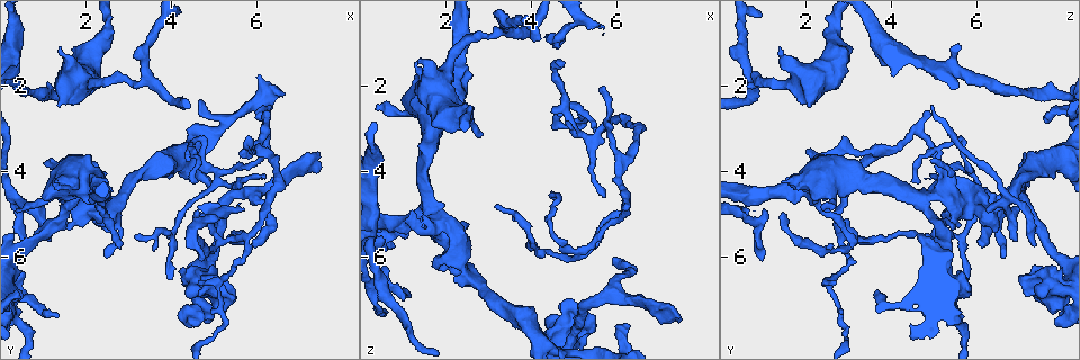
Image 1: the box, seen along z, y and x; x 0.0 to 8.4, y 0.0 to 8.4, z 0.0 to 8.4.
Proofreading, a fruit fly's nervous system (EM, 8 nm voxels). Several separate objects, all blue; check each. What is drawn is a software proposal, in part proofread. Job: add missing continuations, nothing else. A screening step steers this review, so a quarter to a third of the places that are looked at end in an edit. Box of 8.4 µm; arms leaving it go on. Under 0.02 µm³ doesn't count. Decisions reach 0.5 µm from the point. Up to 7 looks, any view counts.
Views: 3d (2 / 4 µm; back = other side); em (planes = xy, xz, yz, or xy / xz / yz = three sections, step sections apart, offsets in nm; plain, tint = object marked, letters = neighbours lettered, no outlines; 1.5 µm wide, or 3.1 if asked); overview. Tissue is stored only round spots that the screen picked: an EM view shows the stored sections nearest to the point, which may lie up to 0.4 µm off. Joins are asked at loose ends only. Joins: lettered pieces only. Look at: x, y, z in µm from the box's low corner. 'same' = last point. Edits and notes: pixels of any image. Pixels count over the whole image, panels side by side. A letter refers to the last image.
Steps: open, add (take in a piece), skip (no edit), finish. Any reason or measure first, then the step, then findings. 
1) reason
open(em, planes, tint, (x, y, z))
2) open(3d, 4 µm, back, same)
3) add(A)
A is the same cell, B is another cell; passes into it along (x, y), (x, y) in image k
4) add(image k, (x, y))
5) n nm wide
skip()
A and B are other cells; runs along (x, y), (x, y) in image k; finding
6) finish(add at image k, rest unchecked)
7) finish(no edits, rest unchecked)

thin end
open(em, planes, letters, (5.75, 4.90, 0.60))

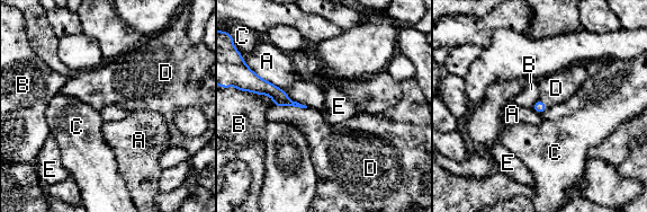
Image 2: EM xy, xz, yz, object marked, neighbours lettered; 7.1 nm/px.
add(image 2, (311, 122))
D is the same cell, A, B, C and E are other cells; passes into it along (261, 87), (290, 105), (311, 122) in image 2; it goes on there

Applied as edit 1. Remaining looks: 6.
open(overview)

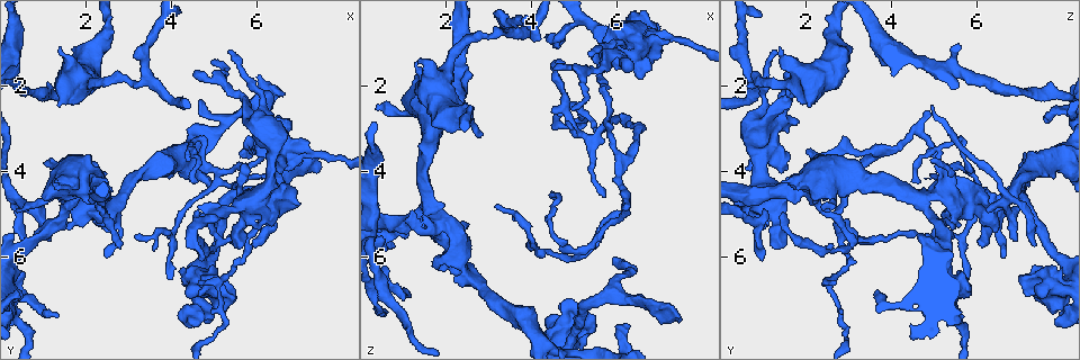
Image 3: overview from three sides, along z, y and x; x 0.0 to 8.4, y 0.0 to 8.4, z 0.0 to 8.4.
branch stops here
open(em, planes, tint, (5.30, 1.20, 1.25))

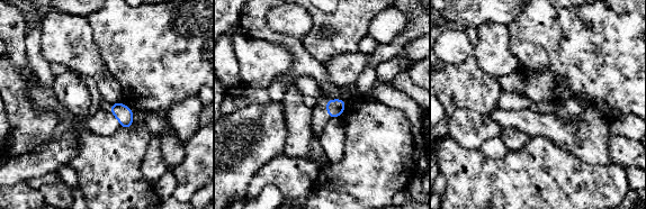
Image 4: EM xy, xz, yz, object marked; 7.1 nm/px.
open(em, planes, letters, same)

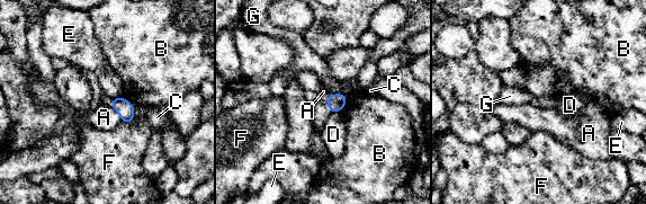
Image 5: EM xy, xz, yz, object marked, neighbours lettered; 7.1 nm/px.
120 nm wide
skip()
A, B, C, D, E, F and G are other cells; border along (110, 106), (122, 121) in image 5; none of them fits

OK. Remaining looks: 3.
thin end
open(em, planes, letters, (6.20, 2.50, 4.90))

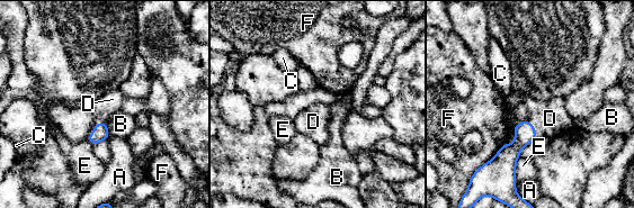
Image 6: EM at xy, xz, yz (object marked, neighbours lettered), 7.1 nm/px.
F touches over 240 nm
add(image 6, (107, 105))
D is the same cell, A, B, C, E and F are other cells; it goes on there

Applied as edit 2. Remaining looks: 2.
finish(add at image 2, add at image 6, rest unchecked)

